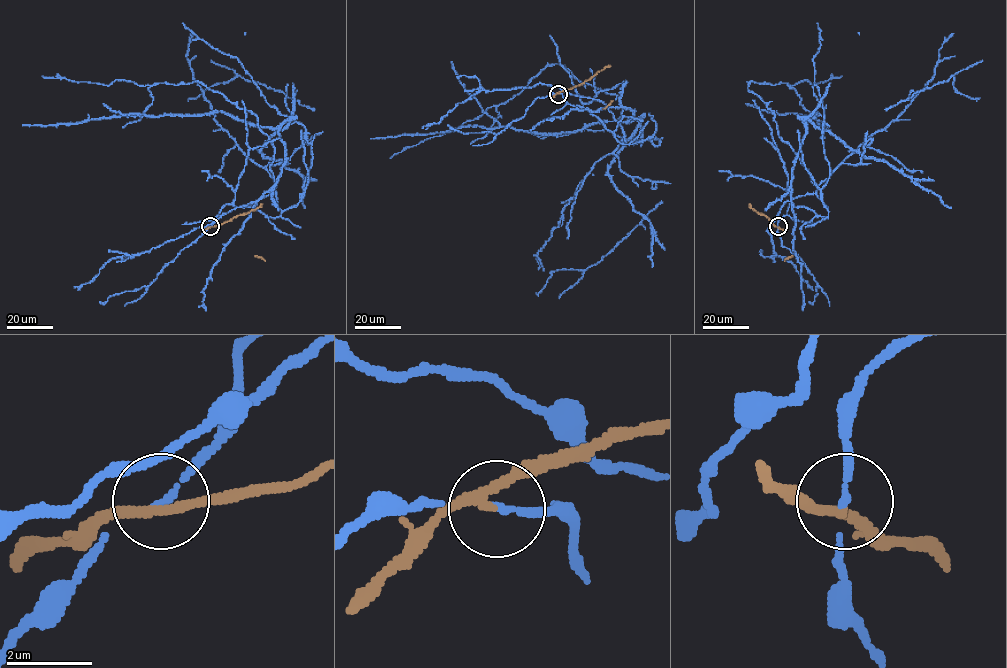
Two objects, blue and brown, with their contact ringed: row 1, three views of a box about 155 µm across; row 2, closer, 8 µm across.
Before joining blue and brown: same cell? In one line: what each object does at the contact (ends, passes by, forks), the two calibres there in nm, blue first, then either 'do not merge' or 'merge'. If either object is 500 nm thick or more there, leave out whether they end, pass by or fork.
blue passes by; brown passes by; calibres 110 and 190 nm; do not merge

